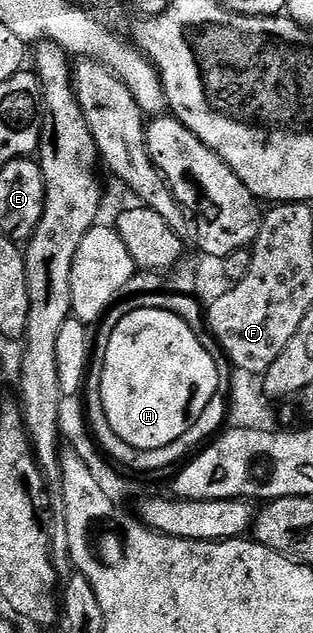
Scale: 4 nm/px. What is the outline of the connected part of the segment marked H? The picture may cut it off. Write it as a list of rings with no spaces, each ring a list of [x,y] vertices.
[[[135,310],[135,314],[127,314],[119,326],[115,326],[115,334],[111,334],[111,342],[107,342],[107,354],[101,371],[101,397],[103,410],[107,414],[107,422],[111,422],[111,430],[139,450],[159,450],[163,446],[171,446],[207,410],[211,398],[215,398],[219,386],[219,370],[217,363],[203,350],[203,342],[195,338],[195,330],[183,322],[175,314],[167,310]]]

